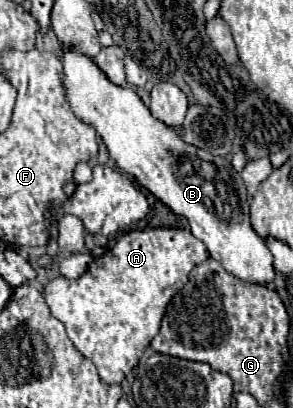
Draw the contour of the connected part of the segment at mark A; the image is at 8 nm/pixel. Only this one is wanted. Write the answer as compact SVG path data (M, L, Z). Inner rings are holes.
M143 229L123 233L117 243L103 255L93 257L93 263L77 279L57 277L45 287L45 301L51 315L63 321L73 345L95 363L101 379L105 383L121 383L125 375L137 365L143 351L149 347L155 333L159 333L159 323L163 319L165 307L171 297L183 289L191 269L209 257L203 241L195 239L189 229Z

